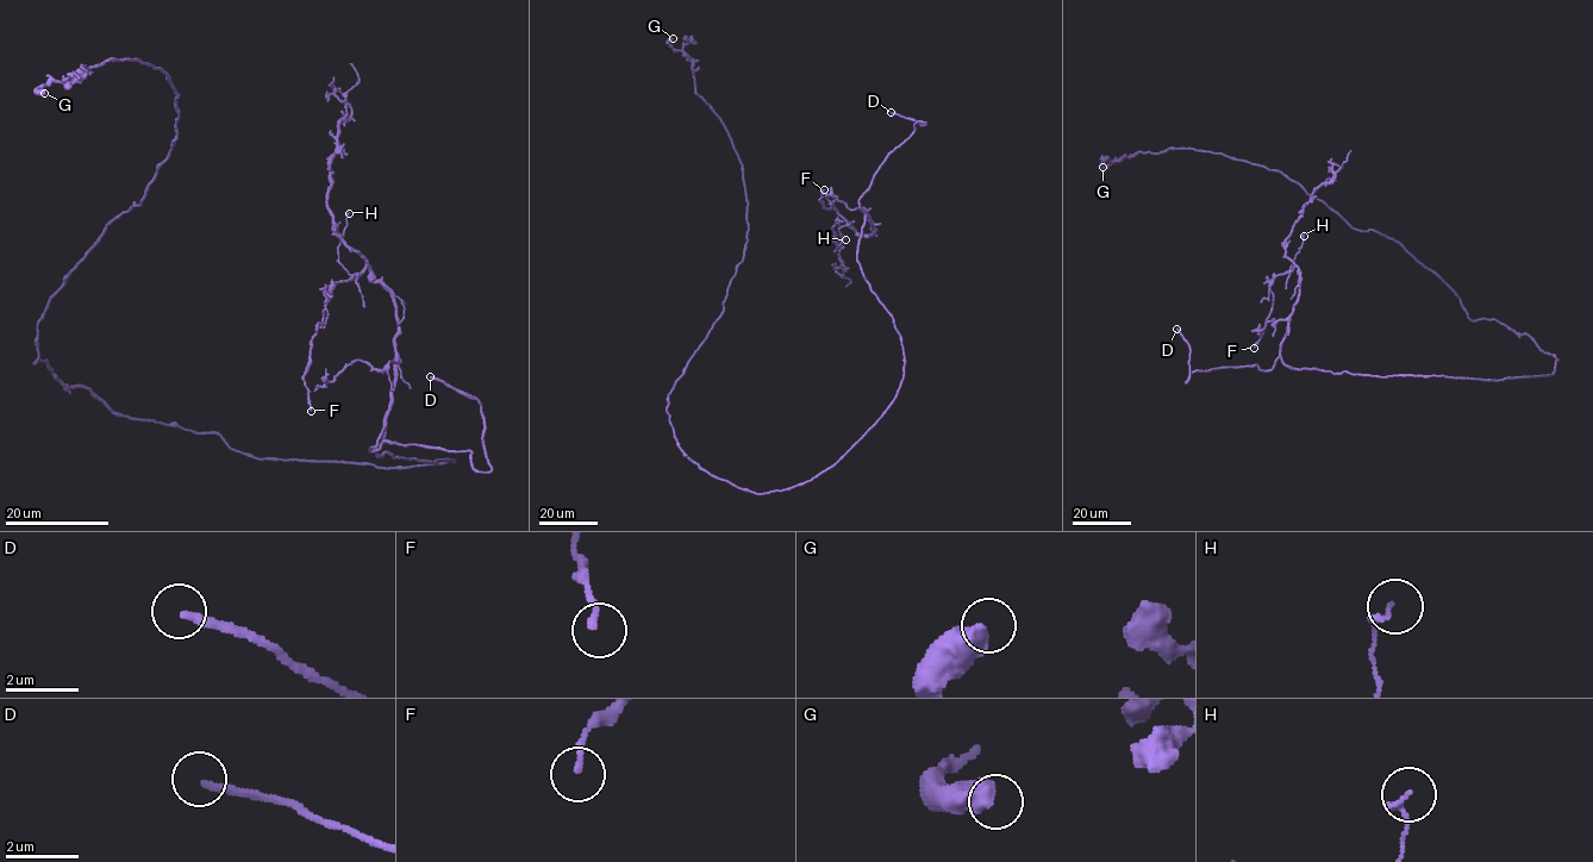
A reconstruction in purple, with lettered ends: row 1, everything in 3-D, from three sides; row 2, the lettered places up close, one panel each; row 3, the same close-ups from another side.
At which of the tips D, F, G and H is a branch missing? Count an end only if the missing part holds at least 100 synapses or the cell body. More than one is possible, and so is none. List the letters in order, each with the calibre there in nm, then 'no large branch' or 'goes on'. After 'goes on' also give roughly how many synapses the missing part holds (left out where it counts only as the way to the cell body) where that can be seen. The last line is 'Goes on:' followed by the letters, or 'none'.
D: 240 nm | goes on
F: 180 nm | no large branch
G: 550 nm | no large branch
H: 110 nm | no large branch
Goes on: D

